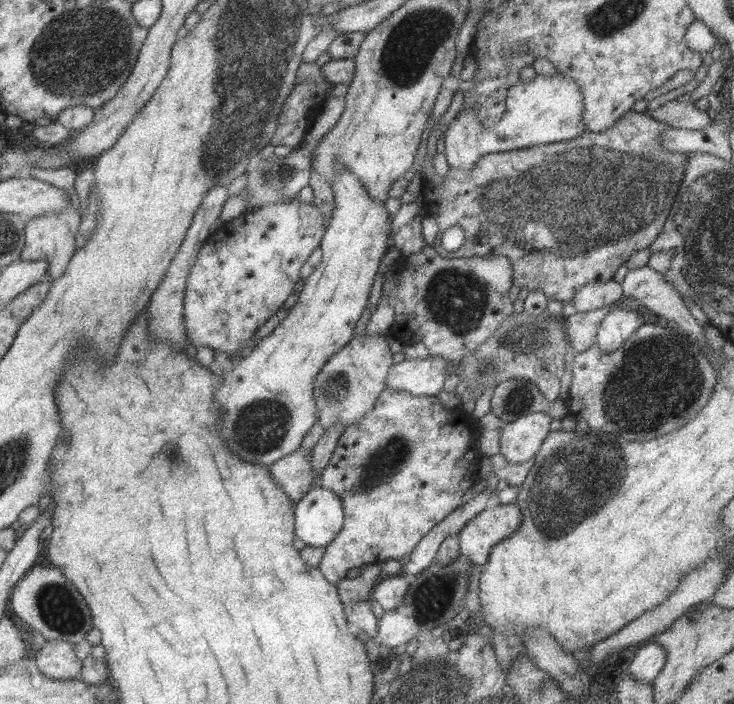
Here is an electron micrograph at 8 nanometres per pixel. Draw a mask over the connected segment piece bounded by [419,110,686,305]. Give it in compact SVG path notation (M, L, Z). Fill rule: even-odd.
M629 110L611 128L605 131L594 133L585 130L579 136L561 142L484 154L473 163L471 168L463 170L449 167L445 176L435 173L432 159L427 155L424 164L419 168L421 205L425 216L433 218L437 223L437 228L440 230L435 235L434 242L430 246L442 258L447 258L448 256L455 256L456 258L485 257L490 254L506 257L512 266L513 286L519 289L525 288L528 291L537 290L543 293L548 300L558 300L562 305L568 304L572 300L573 293L580 290L581 286L585 286L589 282L607 282L611 280L617 268L627 262L631 254L649 247L653 239L661 232L664 220L669 214L675 193L678 191L683 178L686 159L686 153L670 153L660 147L658 136L669 128L670 126L665 126L653 120L650 115ZM450 226L460 226L464 230L463 245L454 252L449 252L439 245L442 230Z

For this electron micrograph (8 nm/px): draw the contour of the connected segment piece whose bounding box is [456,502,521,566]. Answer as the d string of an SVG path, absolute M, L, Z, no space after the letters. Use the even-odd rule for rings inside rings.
M514 502L499 504L493 508L483 509L477 516L467 522L456 534L458 554L469 559L471 564L482 566L487 562L491 547L521 526L521 513Z

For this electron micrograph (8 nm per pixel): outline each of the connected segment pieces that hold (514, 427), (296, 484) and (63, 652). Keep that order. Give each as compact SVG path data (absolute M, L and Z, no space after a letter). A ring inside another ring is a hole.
M529 412L503 424L499 437L499 457L510 463L529 460L539 450L550 431L546 412Z
M298 448L268 466L273 480L291 501L297 502L312 487L311 456L311 451Z
M49 640L40 653L33 654L37 668L53 680L78 678L81 674L82 660L75 657L73 646L68 642Z

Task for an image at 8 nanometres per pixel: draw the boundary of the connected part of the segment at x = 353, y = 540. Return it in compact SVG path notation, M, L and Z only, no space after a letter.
M386 387L373 408L342 430L319 477L320 487L340 498L344 512L341 531L324 546L322 559L316 566L330 583L337 584L350 568L408 555L433 526L459 506L463 493L477 480L476 460L482 457L477 452L473 426L469 414L459 407L445 408L438 396L420 397Z

